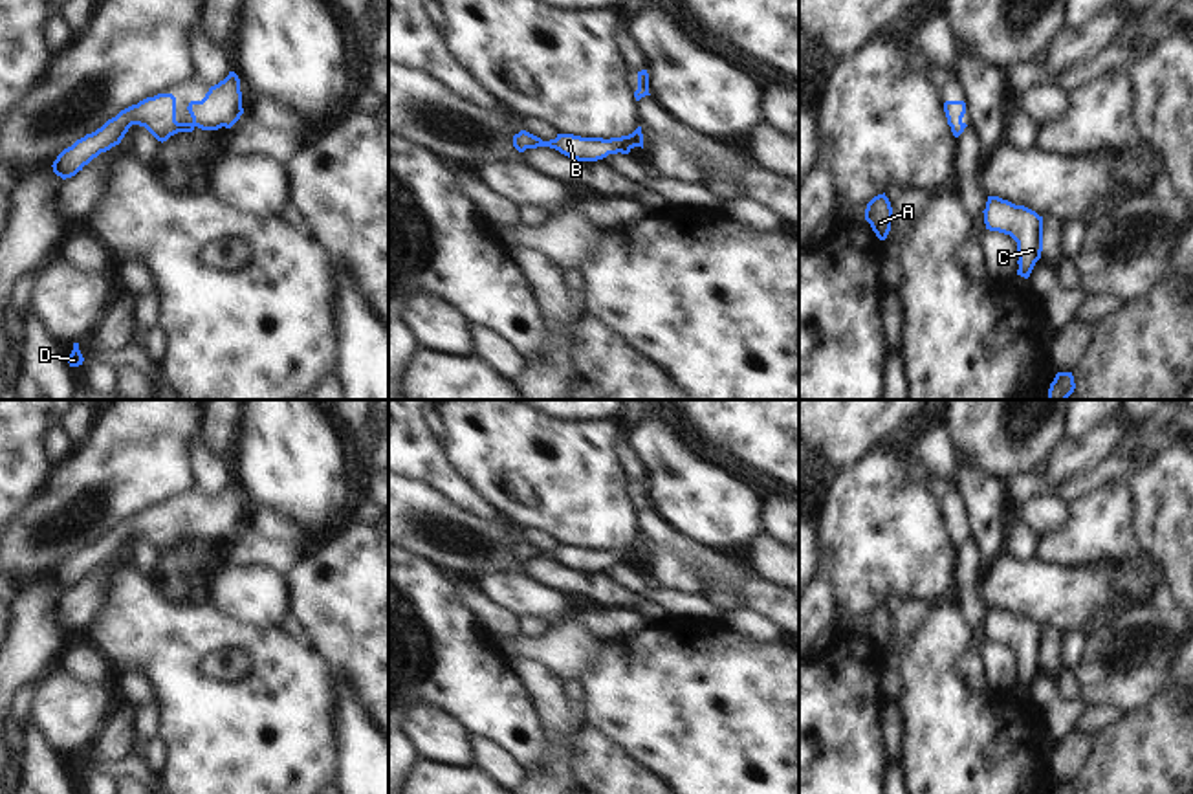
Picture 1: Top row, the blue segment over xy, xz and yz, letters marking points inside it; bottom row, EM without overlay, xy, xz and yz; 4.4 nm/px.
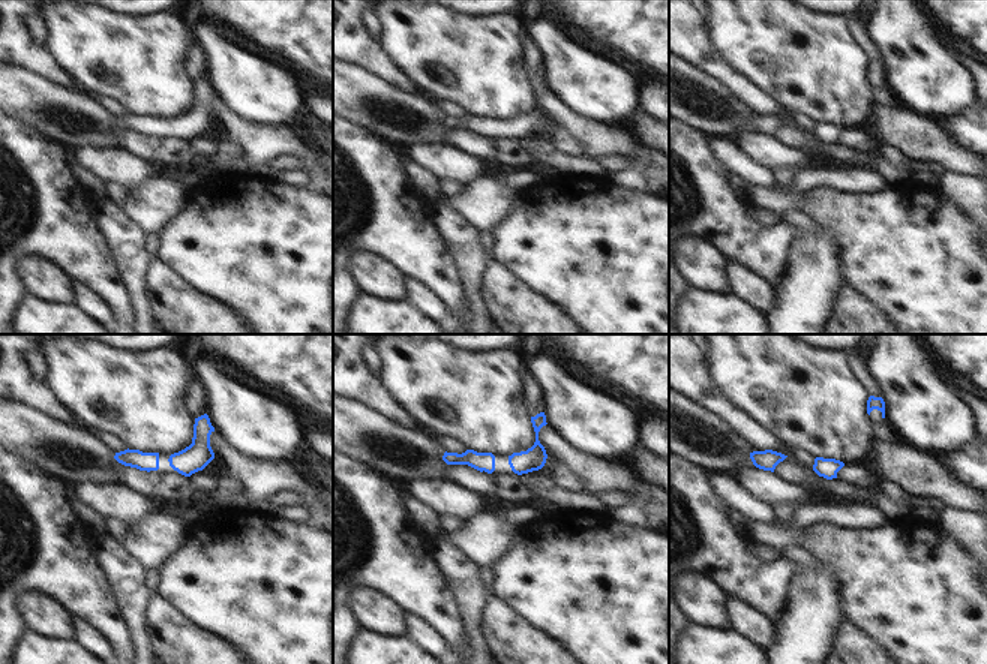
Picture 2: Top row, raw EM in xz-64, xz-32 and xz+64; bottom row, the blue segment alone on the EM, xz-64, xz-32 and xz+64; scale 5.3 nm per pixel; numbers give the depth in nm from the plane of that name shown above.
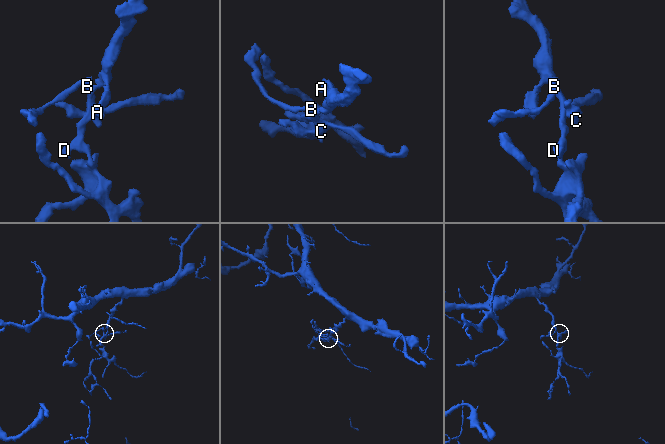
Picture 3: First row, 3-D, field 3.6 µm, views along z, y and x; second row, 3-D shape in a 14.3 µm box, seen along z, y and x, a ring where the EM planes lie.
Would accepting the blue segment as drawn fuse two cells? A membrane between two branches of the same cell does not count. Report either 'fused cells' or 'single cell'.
single cell

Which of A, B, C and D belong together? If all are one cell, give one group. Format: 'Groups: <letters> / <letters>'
Groups: A B C D.

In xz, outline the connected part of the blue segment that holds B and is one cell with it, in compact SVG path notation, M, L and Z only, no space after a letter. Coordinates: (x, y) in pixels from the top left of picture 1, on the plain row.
M638 537L629 546L610 550L557 545L555 550L542 552L541 548L520 541L513 546L513 557L519 563L524 563L526 559L550 557L577 572L597 572L607 568L608 565L629 565L634 557L643 559L643 545L641 537Z

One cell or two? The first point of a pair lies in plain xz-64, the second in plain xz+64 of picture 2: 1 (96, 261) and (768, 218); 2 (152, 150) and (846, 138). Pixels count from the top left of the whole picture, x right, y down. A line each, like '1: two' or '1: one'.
1: two
2: two

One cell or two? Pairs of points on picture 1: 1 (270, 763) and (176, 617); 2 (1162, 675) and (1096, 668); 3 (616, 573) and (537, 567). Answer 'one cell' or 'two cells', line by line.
1: one cell
2: one cell
3: two cells

